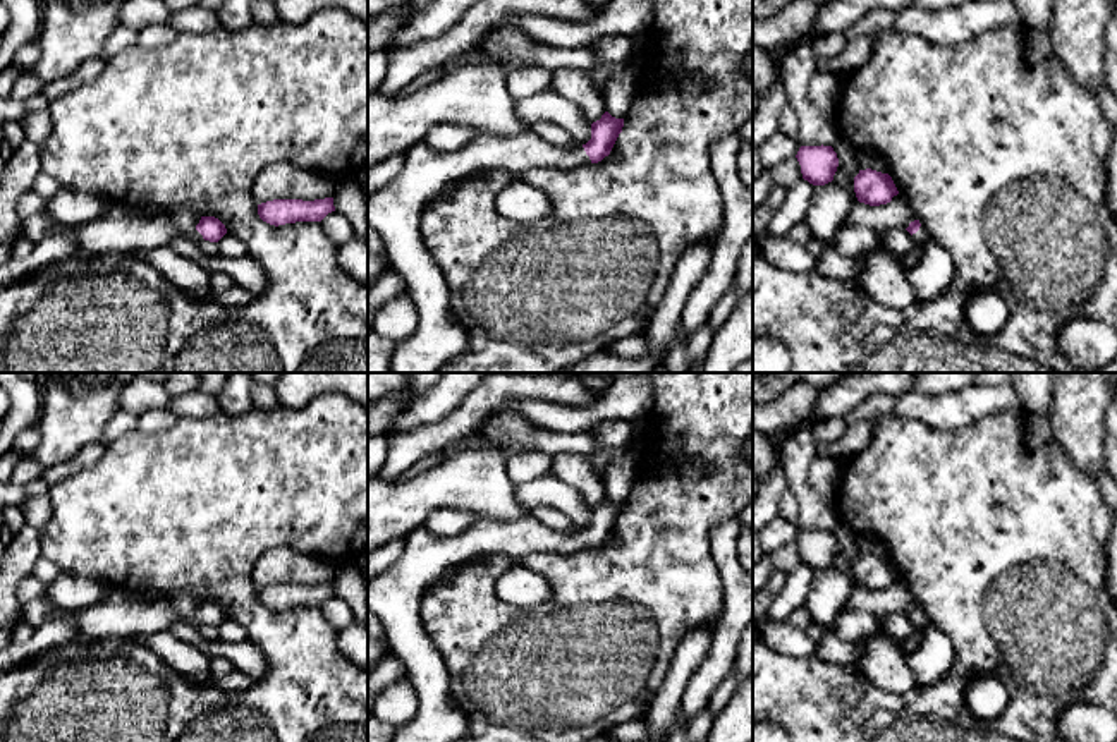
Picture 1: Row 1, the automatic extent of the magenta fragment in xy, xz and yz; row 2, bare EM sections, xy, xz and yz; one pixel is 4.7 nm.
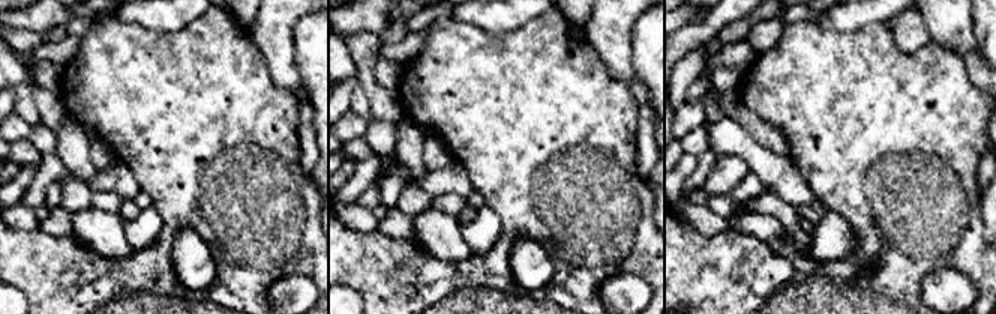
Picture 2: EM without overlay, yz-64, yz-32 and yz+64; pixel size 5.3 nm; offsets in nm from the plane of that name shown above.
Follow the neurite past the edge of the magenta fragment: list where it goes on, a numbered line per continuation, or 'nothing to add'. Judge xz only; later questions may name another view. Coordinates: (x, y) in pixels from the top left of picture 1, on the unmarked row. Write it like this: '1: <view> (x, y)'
1: xz (449, 536)

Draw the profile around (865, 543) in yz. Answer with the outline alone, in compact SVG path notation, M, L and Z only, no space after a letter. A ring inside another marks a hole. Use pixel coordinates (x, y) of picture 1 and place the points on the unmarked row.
M851 529L851 532L859 555L871 553L882 558L888 558L885 546L878 539L870 534L858 532L854 529Z

